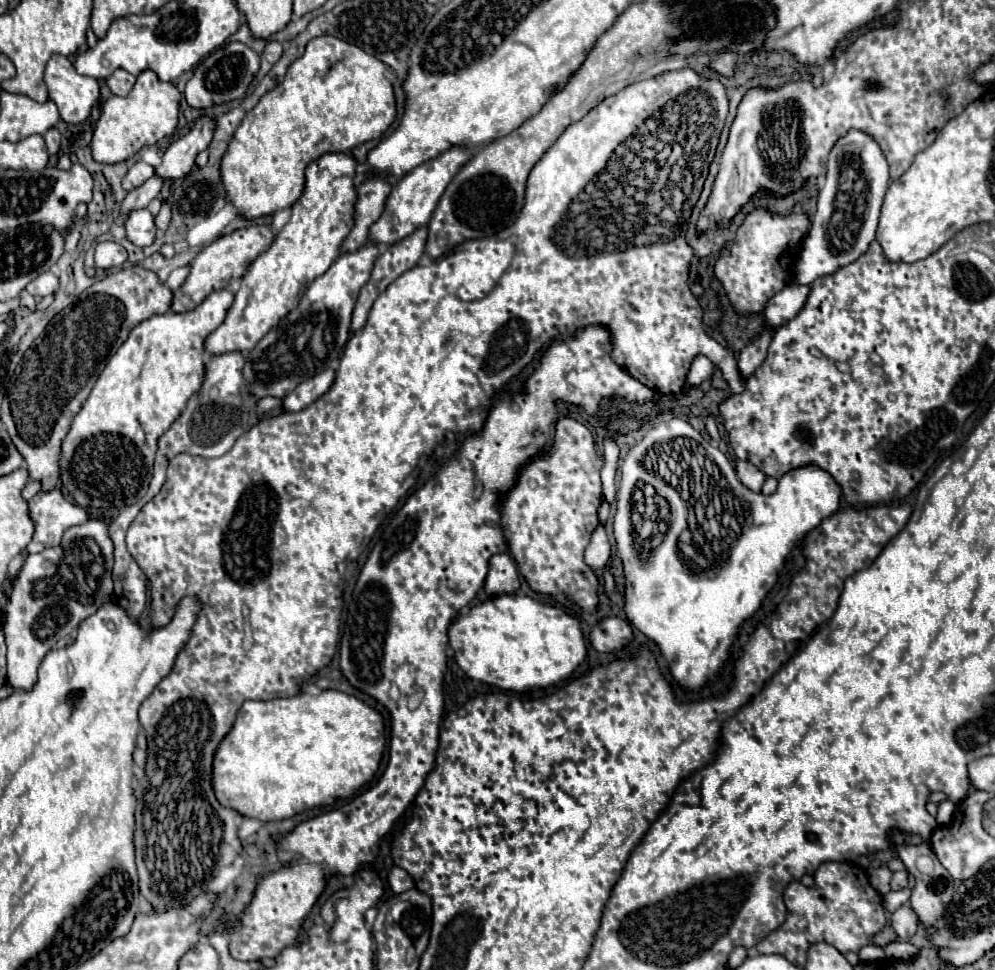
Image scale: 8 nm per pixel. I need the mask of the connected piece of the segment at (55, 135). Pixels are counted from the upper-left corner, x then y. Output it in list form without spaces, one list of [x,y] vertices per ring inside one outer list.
[[[51,128],[49,132],[45,132],[45,142],[47,142],[47,152],[55,156],[61,146],[61,134],[57,132],[57,128]]]

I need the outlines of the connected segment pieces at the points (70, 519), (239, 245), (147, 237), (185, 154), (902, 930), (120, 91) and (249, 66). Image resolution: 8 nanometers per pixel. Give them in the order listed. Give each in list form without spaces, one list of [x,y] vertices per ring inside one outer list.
[[[59,490],[39,492],[27,504],[29,516],[35,522],[35,534],[25,548],[27,554],[57,546],[67,528],[83,524],[87,520],[85,510],[77,504],[67,502],[67,498]]]
[[[249,226],[249,228],[235,230],[231,234],[225,234],[225,236],[217,238],[213,244],[205,246],[191,262],[191,272],[189,272],[187,280],[173,292],[171,310],[173,312],[189,312],[189,310],[197,308],[211,292],[225,290],[233,278],[241,278],[245,274],[247,266],[261,252],[265,252],[271,246],[271,242],[273,242],[273,234],[267,226]]]
[[[147,208],[129,212],[129,216],[125,220],[125,230],[127,230],[127,238],[135,246],[149,246],[149,244],[153,244],[155,232],[157,232],[155,222],[153,222],[153,214]]]
[[[199,116],[193,128],[167,148],[163,154],[163,164],[155,172],[163,178],[183,178],[189,174],[191,166],[195,164],[195,156],[209,148],[215,128],[217,120],[213,116]]]
[[[903,904],[901,908],[897,908],[891,914],[891,924],[893,924],[899,940],[909,940],[917,932],[919,920],[917,920],[917,914],[913,912],[913,908],[909,908],[909,904]]]
[[[117,70],[117,72],[113,72],[113,74],[107,78],[107,84],[109,84],[109,88],[111,88],[113,94],[117,94],[117,96],[127,96],[127,94],[131,92],[133,84],[135,84],[135,76],[129,74],[129,72],[125,72],[125,70]]]
[[[229,42],[219,50],[215,50],[213,54],[209,54],[197,66],[193,78],[185,86],[185,100],[191,108],[211,108],[215,104],[241,100],[247,94],[257,70],[259,70],[259,54],[251,50],[247,44]]]

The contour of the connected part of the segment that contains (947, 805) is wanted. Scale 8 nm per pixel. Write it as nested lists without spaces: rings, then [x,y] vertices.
[[[943,800],[943,802],[939,804],[939,814],[937,814],[937,822],[939,822],[939,824],[947,824],[947,822],[951,820],[953,812],[955,812],[955,804],[953,804],[951,800]]]

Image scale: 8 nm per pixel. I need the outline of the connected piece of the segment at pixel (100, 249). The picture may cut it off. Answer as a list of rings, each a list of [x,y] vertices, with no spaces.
[[[99,242],[95,248],[95,266],[97,268],[115,268],[125,264],[127,252],[117,242]]]

